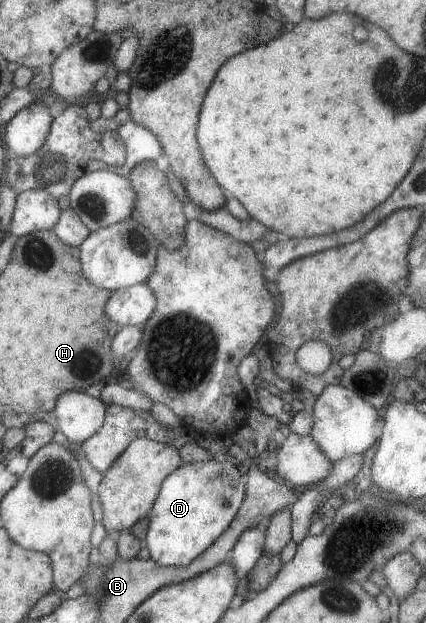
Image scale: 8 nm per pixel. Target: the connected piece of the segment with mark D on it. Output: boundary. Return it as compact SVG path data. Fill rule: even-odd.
M218 456L212 460L180 465L171 471L159 485L148 517L144 544L149 558L161 566L180 567L198 557L230 525L245 496L245 484L240 481L243 468L237 468Z

